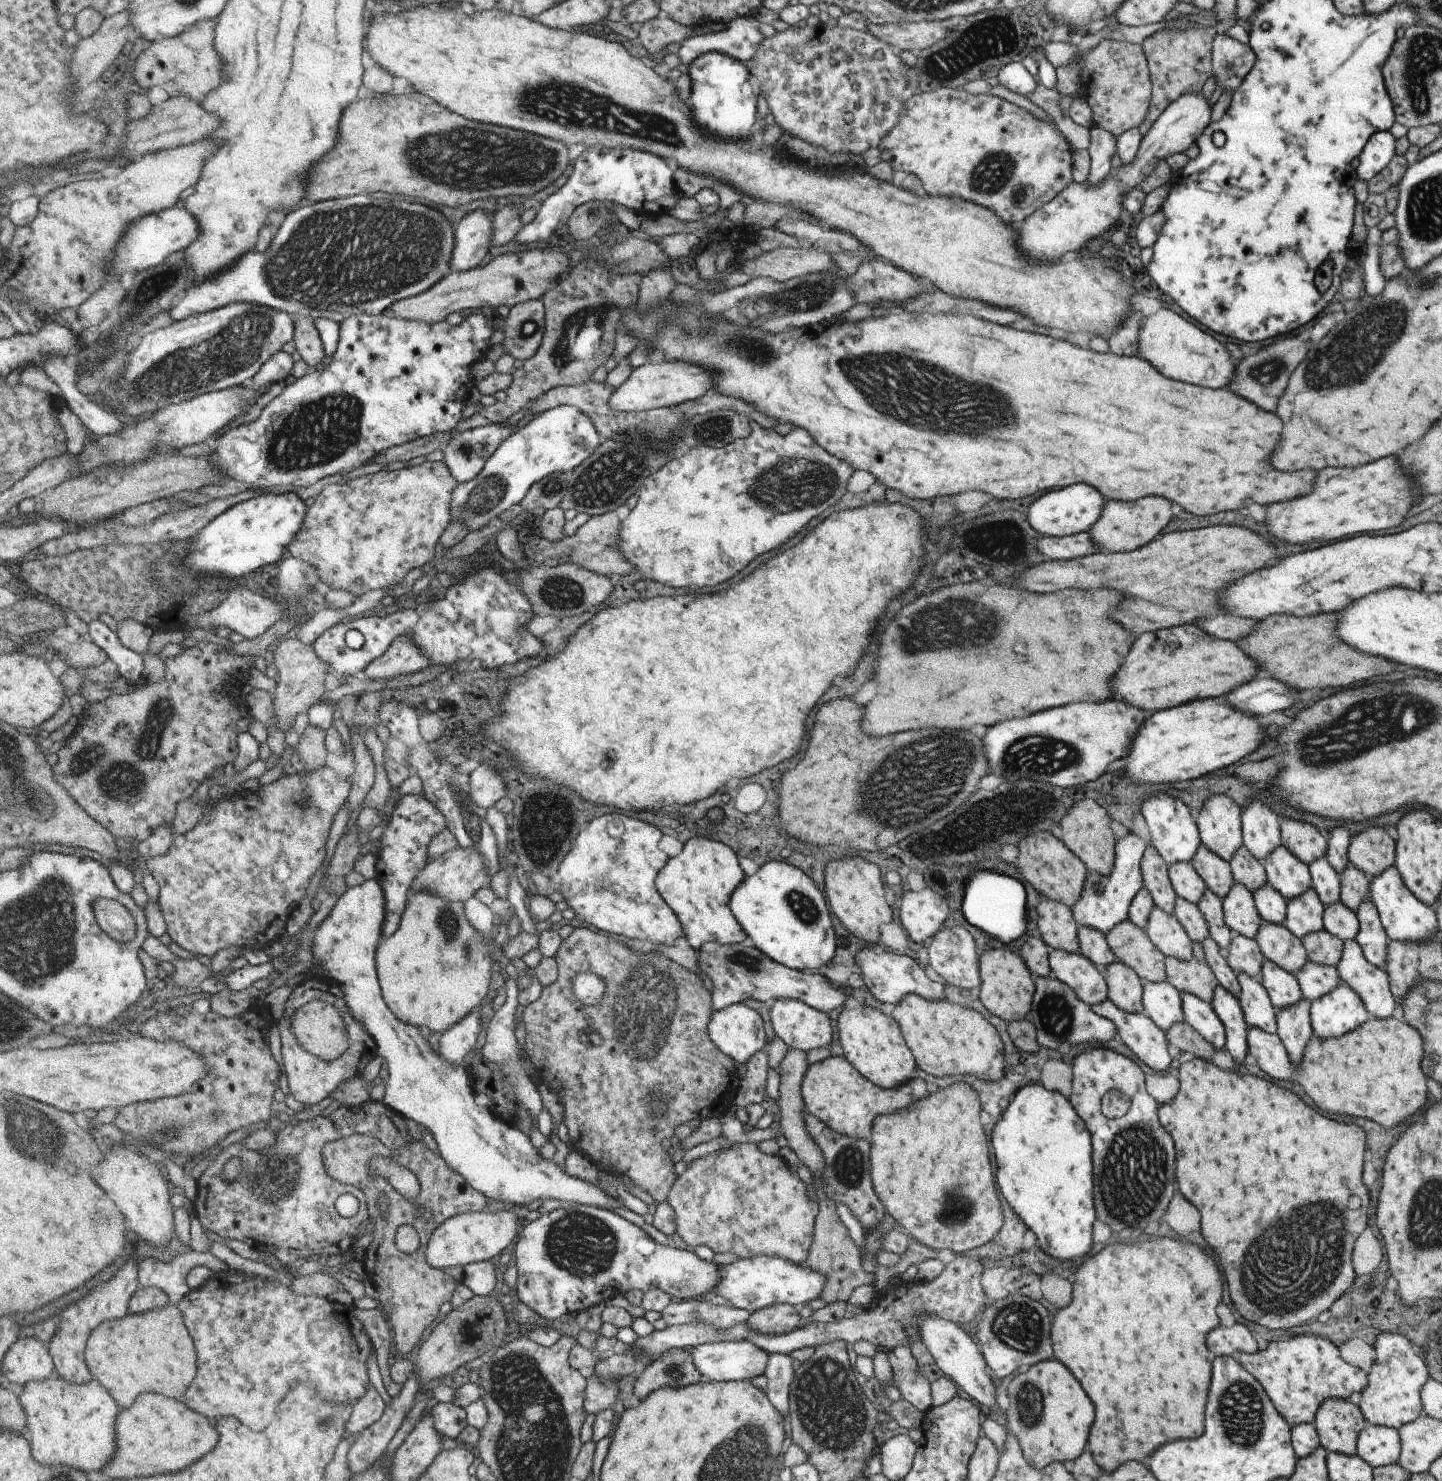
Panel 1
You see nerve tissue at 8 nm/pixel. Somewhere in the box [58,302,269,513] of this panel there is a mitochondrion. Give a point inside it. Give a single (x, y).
(162, 428)

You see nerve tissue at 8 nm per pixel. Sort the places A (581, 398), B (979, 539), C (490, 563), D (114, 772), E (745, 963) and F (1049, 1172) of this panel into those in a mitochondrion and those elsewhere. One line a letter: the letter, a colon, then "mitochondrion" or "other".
A: other
B: other
C: other
D: mitochondrion
E: mitochondrion
F: other

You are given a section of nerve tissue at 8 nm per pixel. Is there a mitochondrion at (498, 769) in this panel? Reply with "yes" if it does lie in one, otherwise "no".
no

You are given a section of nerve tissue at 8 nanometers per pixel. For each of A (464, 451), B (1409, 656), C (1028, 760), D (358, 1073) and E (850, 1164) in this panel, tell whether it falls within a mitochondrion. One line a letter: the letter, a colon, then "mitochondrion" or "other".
A: mitochondrion
B: other
C: mitochondrion
D: other
E: mitochondrion

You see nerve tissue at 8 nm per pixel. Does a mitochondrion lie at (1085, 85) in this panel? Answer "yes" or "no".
no

